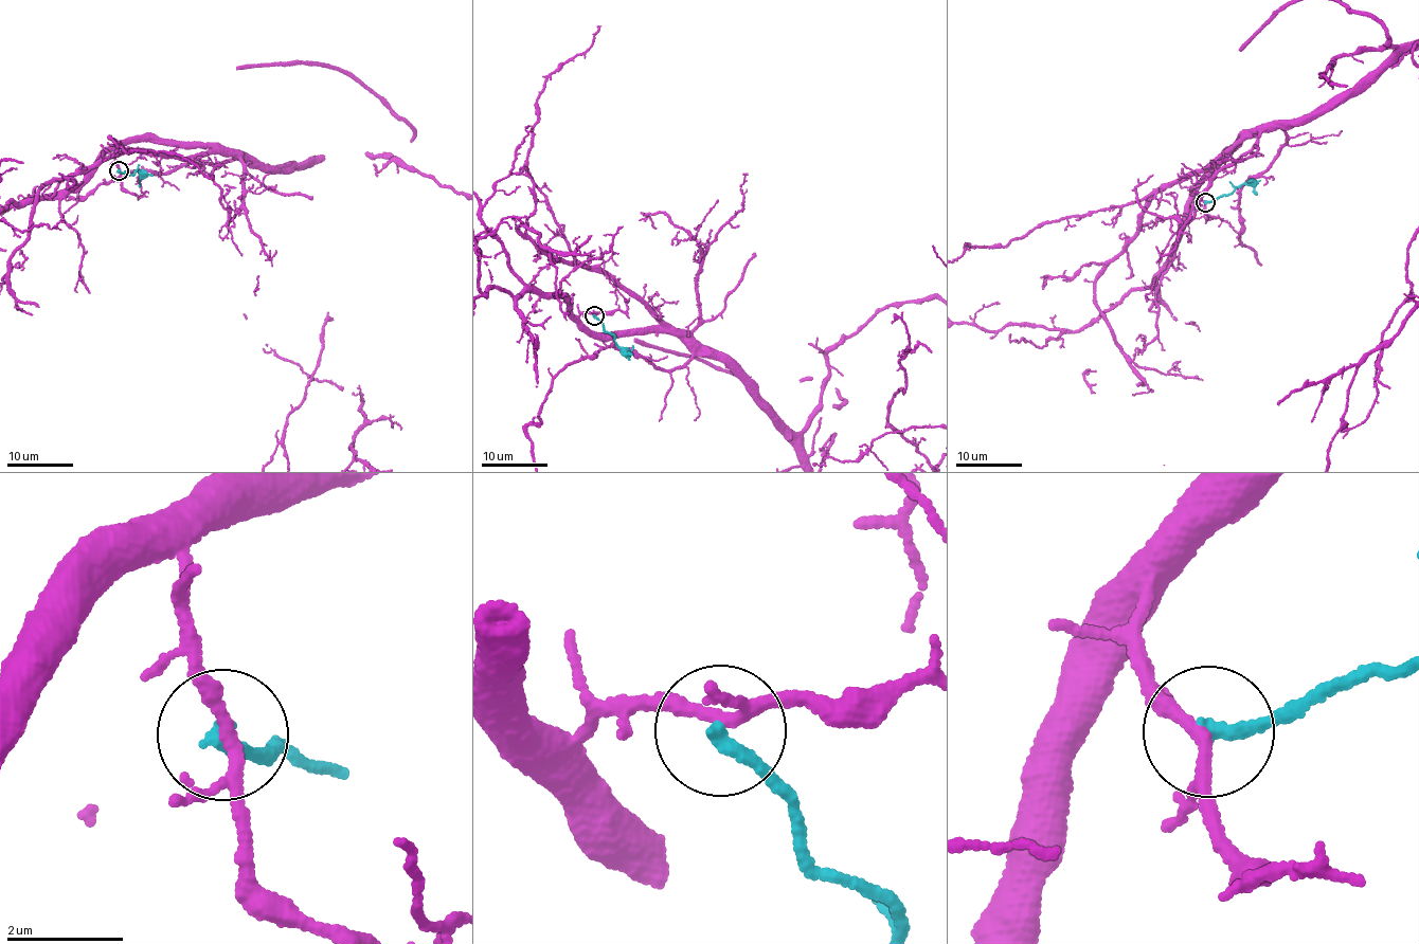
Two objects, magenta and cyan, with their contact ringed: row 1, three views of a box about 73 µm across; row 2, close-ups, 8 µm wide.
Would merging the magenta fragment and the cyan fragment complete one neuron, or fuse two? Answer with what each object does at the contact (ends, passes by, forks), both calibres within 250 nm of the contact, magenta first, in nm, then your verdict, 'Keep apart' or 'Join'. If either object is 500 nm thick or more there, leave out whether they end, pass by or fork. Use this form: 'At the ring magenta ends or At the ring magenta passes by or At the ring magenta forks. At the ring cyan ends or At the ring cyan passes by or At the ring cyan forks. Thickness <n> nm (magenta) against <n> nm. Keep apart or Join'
At the ring magenta forks. At the ring cyan ends. Thickness 190 nm (magenta) against 280 nm. Keep apart

